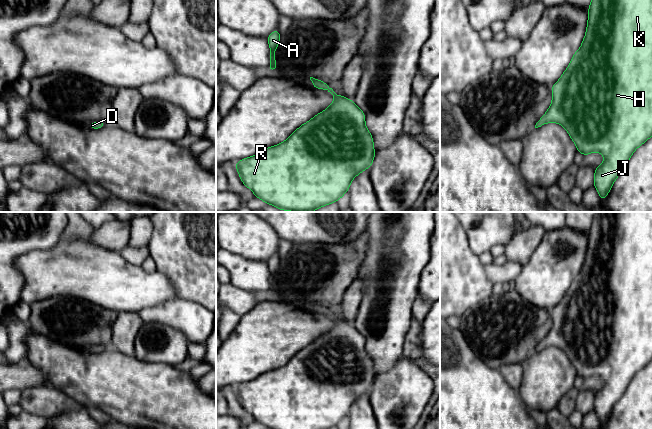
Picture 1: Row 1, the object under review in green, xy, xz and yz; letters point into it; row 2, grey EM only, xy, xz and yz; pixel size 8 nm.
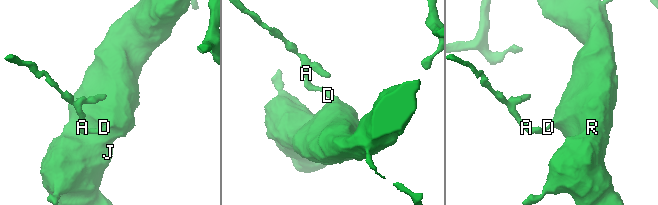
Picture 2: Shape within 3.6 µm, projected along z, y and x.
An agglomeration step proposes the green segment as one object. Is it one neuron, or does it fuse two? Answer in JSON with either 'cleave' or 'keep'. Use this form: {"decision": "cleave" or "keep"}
{"decision": "keep"}

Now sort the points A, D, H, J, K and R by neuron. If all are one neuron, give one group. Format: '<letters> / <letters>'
A D H J K R

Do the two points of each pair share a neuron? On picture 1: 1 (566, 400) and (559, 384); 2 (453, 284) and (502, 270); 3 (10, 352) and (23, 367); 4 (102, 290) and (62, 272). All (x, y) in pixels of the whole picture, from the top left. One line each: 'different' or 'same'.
1: different
2: different
3: different
4: same

